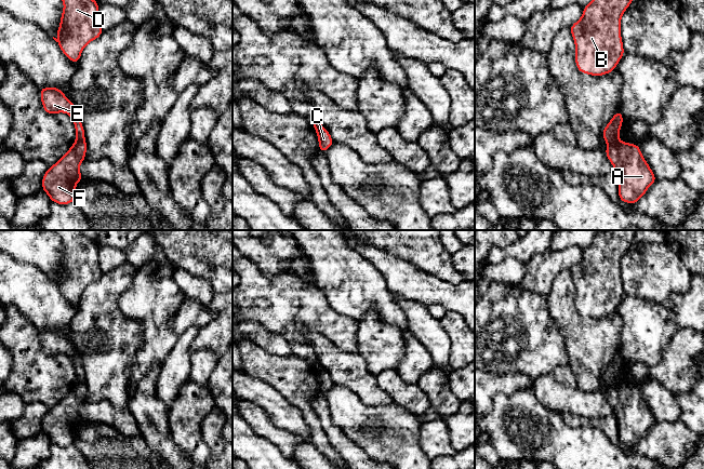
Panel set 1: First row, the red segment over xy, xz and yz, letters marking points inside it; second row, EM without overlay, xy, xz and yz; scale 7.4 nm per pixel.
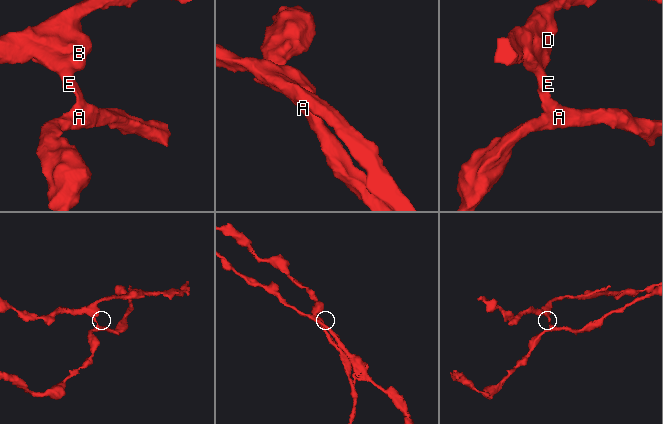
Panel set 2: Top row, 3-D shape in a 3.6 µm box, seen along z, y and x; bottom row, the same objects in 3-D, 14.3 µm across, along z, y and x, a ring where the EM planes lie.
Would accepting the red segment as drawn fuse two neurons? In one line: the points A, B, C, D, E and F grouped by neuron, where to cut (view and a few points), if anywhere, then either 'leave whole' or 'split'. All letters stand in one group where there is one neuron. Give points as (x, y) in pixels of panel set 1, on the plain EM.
A C F / B D E | yz (619, 383), (608, 387) | split

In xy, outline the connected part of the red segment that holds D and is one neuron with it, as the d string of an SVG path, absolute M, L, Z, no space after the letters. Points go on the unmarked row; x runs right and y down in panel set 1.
M52 230L64 245L61 267L53 281L62 294L72 304L78 305L84 289L97 281L103 271L98 263L98 245L87 239L79 230Z

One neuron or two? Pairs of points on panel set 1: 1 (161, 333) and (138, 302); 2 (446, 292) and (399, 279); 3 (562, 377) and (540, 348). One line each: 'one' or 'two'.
1: one
2: one
3: two

